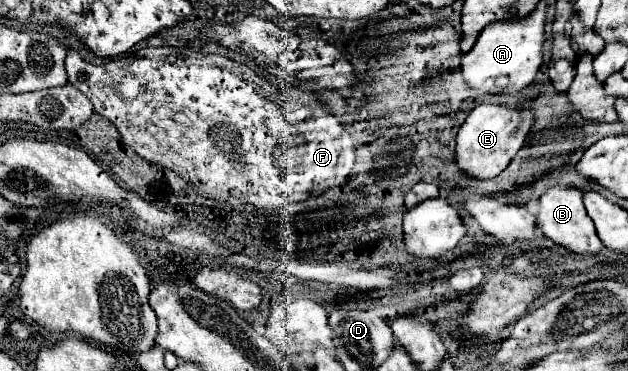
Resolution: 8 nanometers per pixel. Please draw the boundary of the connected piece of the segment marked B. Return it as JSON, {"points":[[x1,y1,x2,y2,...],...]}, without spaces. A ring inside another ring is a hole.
{"points":[[550,187,544,195,540,195,538,199,538,215,536,215,536,225,542,229,542,233,552,239,554,243,588,255,588,253,598,253,602,249,602,241,596,235,594,223,588,217,584,203,582,203,582,191,574,189,574,187]]}

